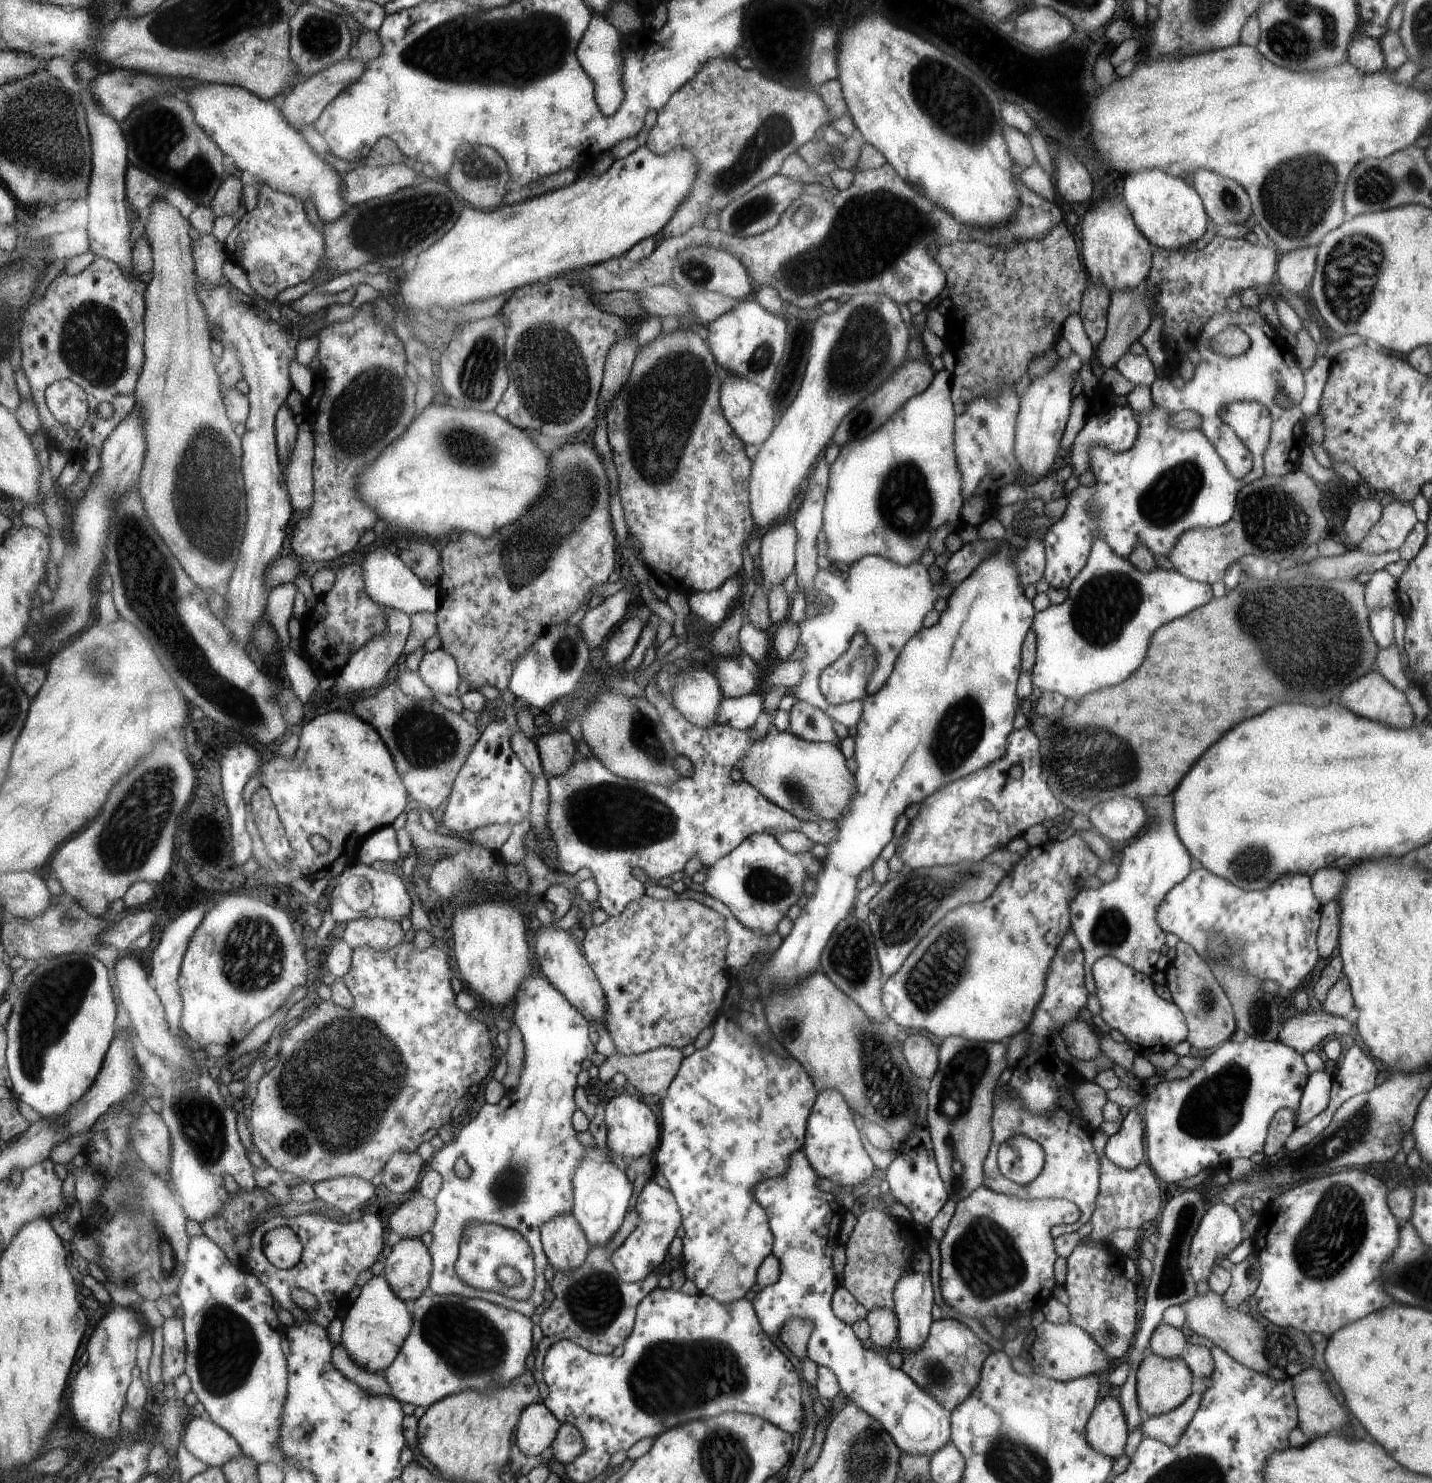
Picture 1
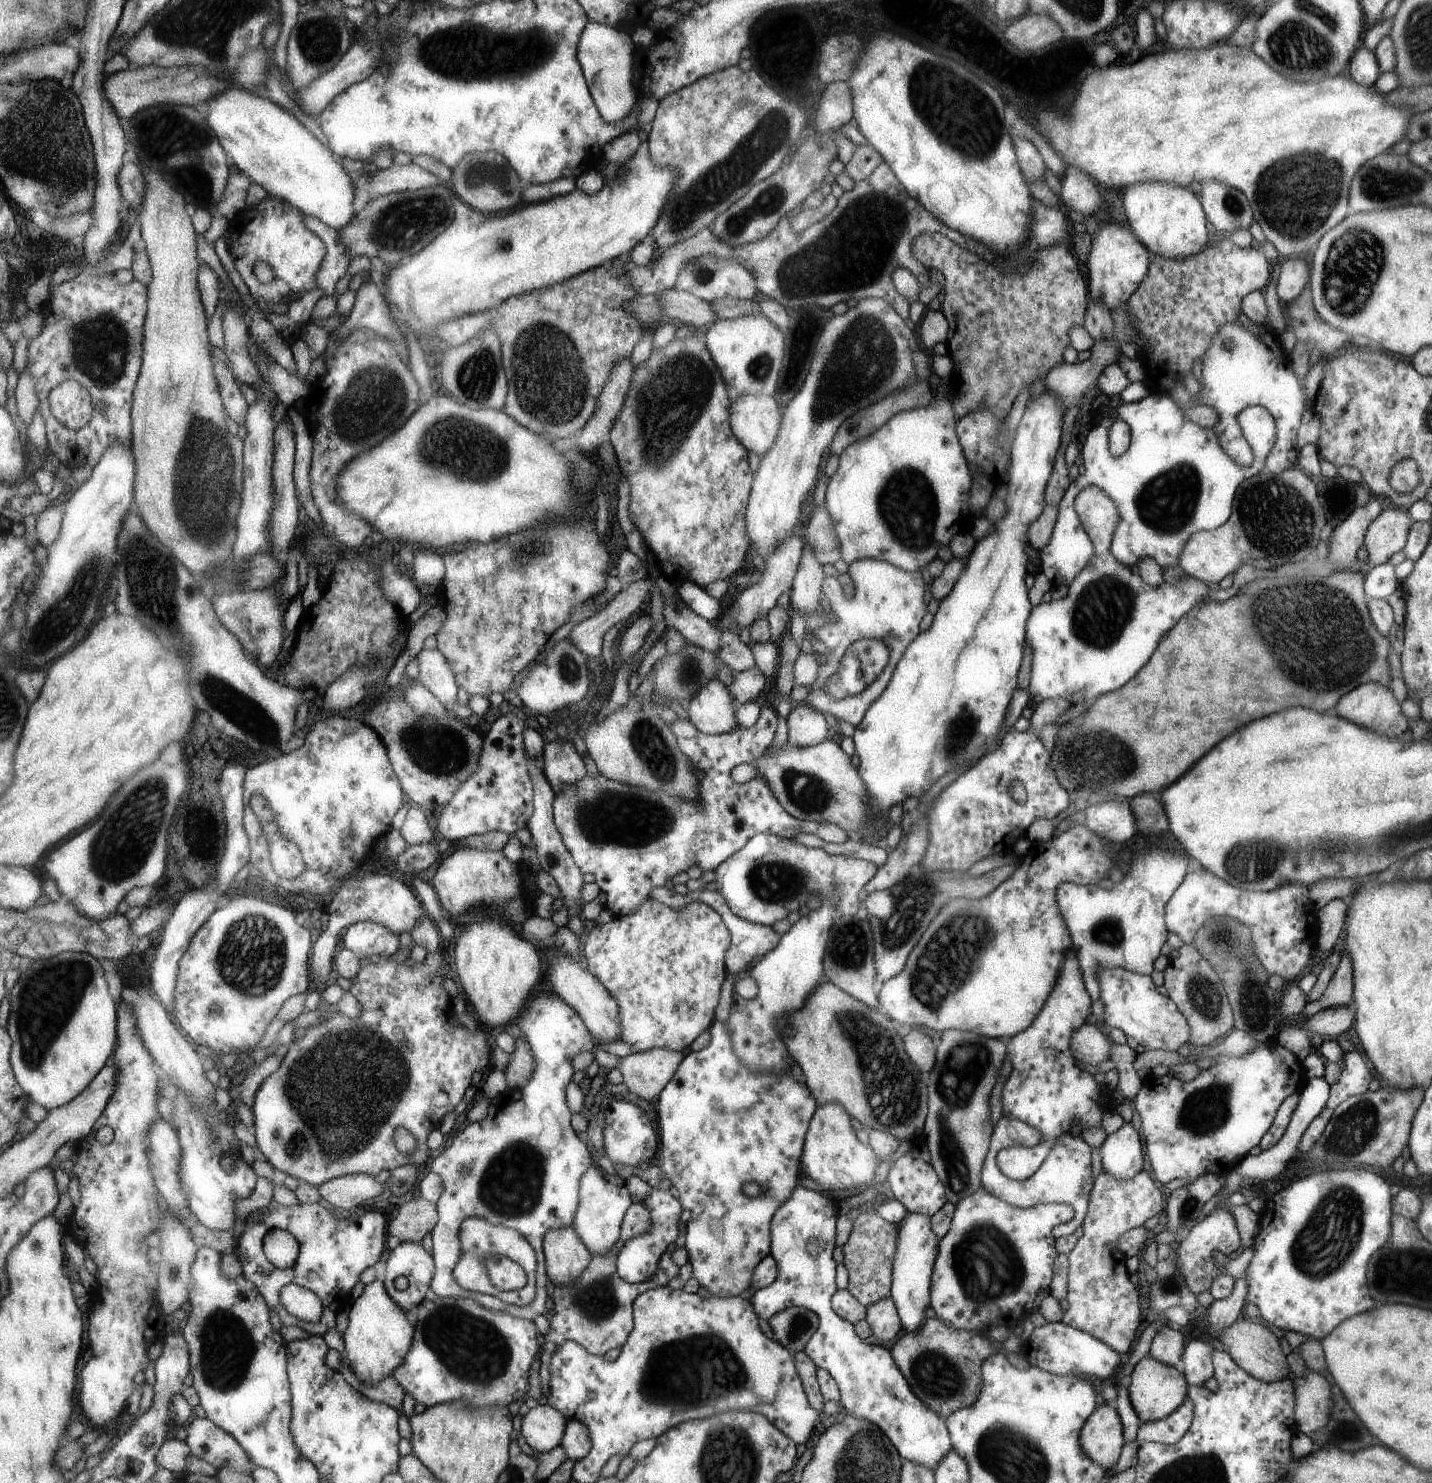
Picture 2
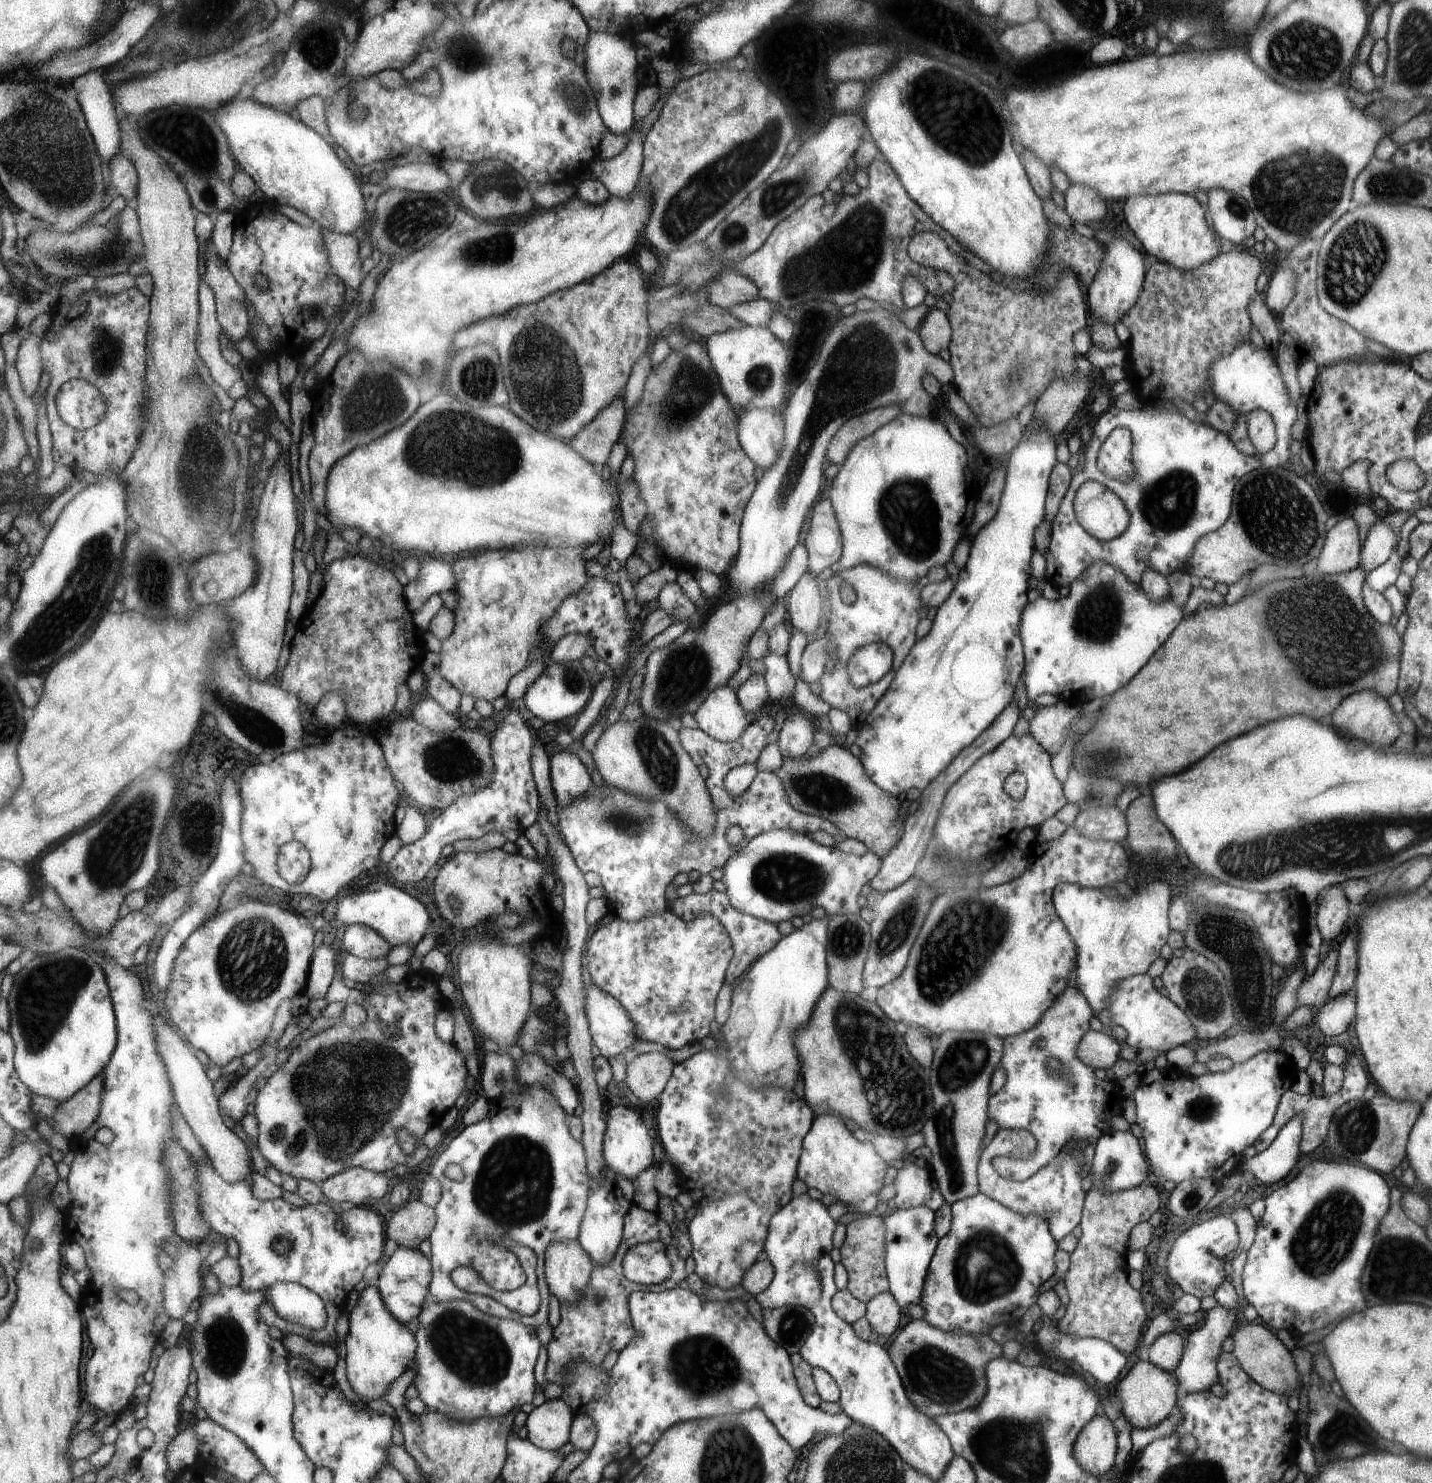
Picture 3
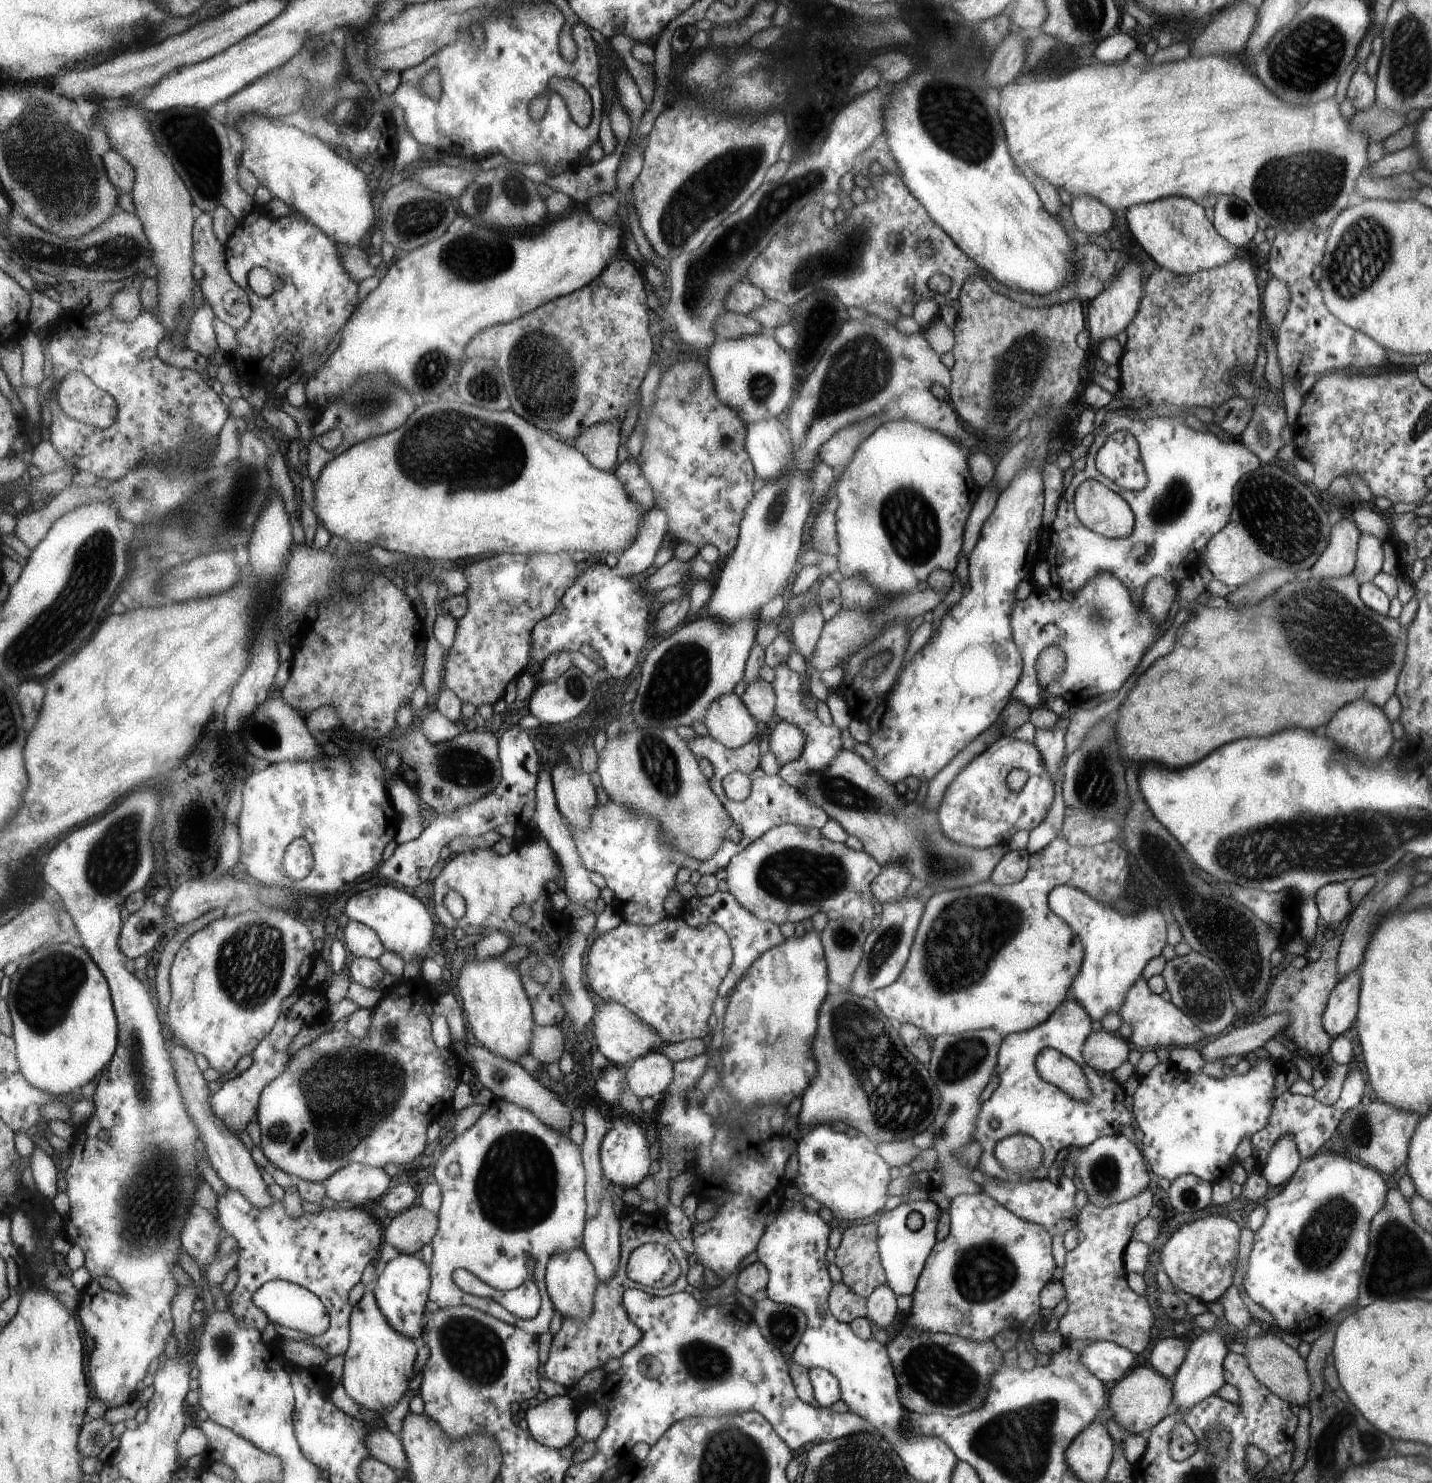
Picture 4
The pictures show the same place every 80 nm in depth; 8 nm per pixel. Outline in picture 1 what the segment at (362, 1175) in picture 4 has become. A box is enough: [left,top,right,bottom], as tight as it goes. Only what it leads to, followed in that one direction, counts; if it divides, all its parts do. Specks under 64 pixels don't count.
[314,1175,377,1215]

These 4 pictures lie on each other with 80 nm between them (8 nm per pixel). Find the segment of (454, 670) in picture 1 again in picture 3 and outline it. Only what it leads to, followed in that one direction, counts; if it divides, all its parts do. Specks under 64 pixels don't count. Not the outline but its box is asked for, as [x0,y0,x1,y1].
[419,651,461,716]

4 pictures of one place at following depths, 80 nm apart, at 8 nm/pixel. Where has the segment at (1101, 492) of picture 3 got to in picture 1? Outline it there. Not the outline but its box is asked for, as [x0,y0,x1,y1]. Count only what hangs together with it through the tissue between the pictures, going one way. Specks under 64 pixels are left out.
[1031,538,1212,700]

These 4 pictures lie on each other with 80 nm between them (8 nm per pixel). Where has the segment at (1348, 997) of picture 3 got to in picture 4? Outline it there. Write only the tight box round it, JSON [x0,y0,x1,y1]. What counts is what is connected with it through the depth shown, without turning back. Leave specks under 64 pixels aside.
[1321,969,1360,1037]

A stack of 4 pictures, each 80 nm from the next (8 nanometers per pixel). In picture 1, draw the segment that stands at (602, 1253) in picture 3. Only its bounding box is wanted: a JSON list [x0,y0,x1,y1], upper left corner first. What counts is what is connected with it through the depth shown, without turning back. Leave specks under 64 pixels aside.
[573,1144,635,1244]

